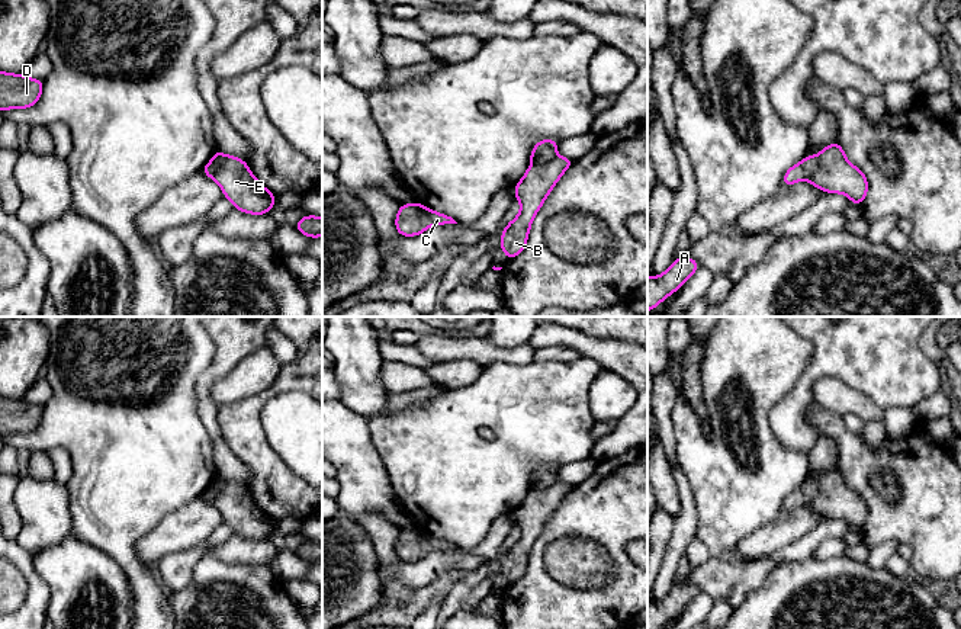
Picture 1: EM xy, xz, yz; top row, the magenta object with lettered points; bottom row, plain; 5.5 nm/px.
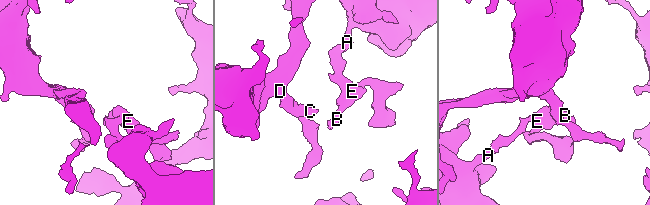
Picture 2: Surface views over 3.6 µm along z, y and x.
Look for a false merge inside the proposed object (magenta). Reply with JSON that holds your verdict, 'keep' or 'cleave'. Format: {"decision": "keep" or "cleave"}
{"decision": "cleave"}

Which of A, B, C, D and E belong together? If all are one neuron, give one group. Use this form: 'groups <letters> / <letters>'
groups A C D / B E

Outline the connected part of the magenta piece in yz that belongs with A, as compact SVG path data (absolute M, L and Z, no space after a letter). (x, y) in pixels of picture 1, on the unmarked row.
M684 581L671 588L661 601L647 603L647 629L661 629L676 617L700 593L698 587Z

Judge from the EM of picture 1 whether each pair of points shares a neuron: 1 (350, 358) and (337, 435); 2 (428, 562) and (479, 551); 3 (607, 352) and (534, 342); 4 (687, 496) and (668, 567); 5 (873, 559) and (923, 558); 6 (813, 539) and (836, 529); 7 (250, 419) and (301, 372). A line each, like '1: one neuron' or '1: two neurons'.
1: two neurons
2: two neurons
3: one neuron
4: one neuron
5: two neurons
6: one neuron
7: one neuron

